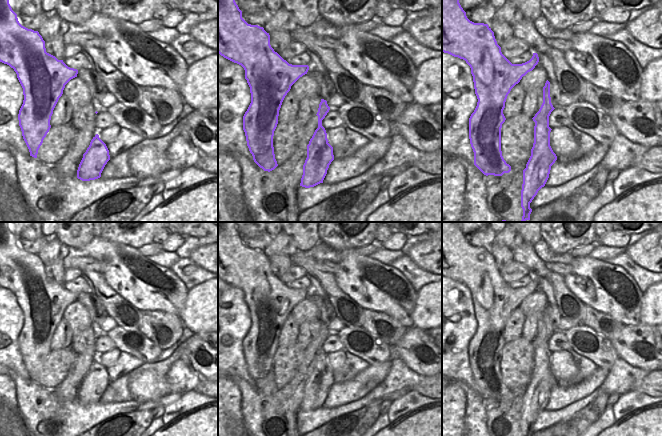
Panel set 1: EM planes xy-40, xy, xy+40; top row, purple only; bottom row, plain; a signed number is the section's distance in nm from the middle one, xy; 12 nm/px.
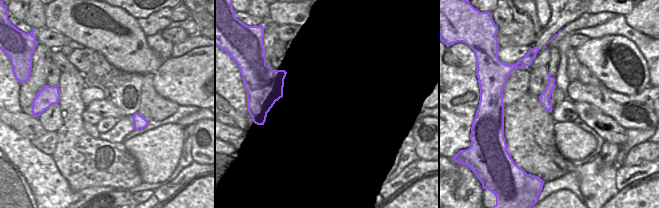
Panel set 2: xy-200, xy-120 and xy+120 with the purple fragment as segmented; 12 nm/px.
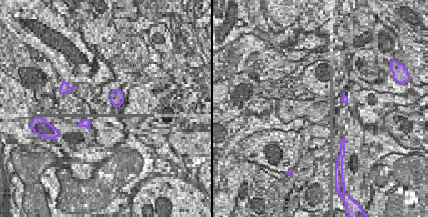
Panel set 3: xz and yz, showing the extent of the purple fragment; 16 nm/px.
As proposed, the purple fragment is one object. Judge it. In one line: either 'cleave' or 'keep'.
cleave

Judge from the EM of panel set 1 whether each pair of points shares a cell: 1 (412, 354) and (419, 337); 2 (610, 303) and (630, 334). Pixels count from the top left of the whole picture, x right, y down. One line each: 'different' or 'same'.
1: same
2: different

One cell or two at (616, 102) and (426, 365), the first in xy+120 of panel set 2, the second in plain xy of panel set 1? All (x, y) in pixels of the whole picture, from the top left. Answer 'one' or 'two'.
one

